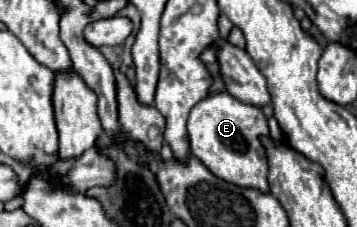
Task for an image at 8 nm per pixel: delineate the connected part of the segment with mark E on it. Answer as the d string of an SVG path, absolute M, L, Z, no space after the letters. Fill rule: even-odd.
M222 92L198 102L188 118L190 152L224 182L270 192L268 188L268 158L260 142L262 132L268 132L268 120L258 106L242 104L232 94Z

